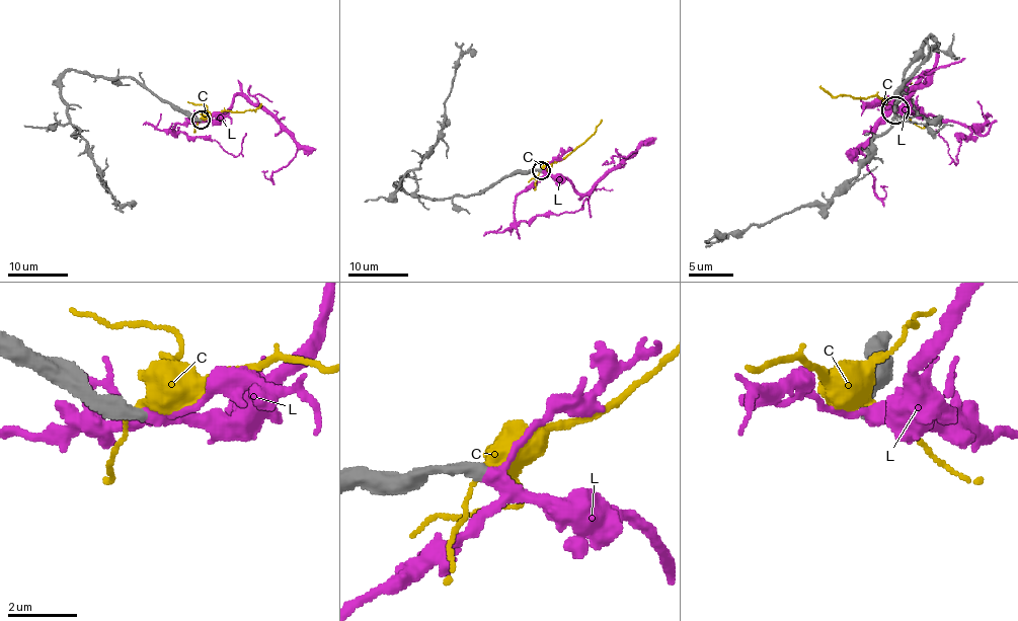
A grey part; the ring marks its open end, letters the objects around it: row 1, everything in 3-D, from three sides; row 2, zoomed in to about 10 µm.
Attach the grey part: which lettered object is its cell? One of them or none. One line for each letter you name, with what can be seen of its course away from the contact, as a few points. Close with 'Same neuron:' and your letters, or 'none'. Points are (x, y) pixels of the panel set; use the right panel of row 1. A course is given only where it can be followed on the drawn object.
L: Its course: (894, 110), (904, 110), (906, 94), (930, 74), (894, 103), (865, 144), (867, 171), (883, 199), (881, 184)
Same neuron: L

